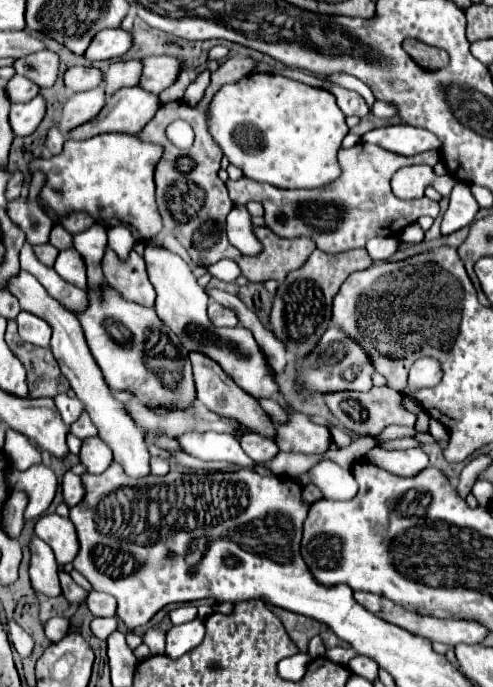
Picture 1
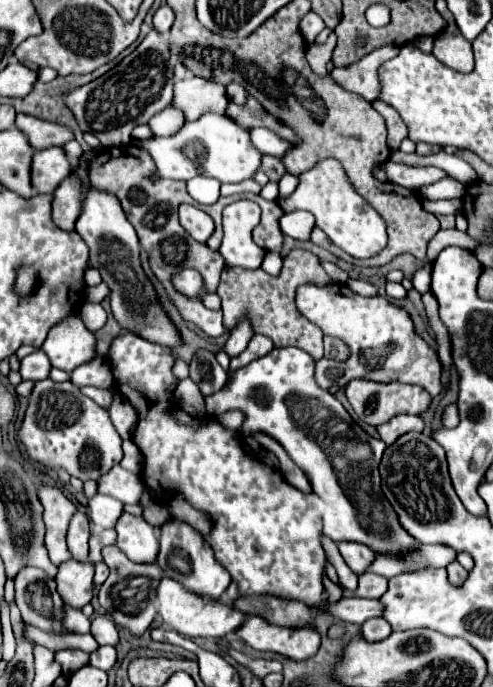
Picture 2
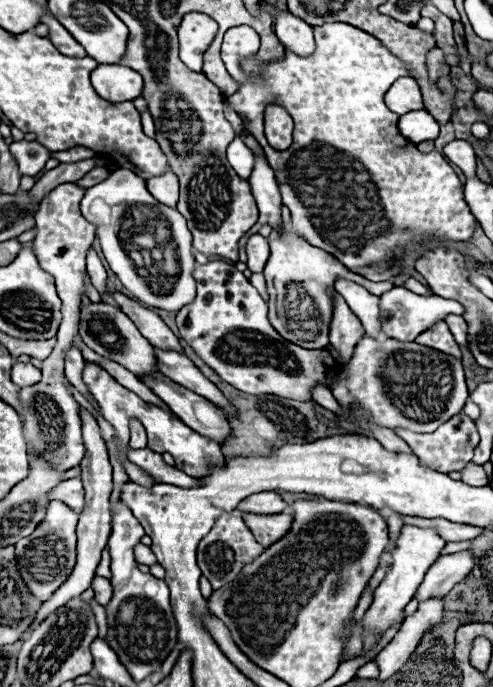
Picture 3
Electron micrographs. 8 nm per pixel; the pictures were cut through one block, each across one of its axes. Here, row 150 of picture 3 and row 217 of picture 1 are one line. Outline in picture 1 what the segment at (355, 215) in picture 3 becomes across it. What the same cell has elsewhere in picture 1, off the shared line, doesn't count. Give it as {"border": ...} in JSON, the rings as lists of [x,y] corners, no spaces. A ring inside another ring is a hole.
{"border":[[[356,144],[352,148],[342,148],[338,152],[338,162],[342,174],[326,184],[324,188],[312,190],[282,190],[270,184],[262,184],[250,178],[240,178],[238,182],[228,180],[228,192],[234,204],[246,204],[256,200],[264,206],[266,226],[282,238],[300,238],[308,236],[316,242],[316,248],[328,254],[338,254],[354,248],[364,248],[366,242],[374,236],[400,234],[406,226],[414,224],[420,216],[436,218],[440,216],[440,206],[434,200],[398,200],[392,194],[390,178],[402,166],[410,164],[436,164],[436,152],[422,152],[416,156],[400,156],[388,150],[382,150],[374,144]],[[280,216],[284,222],[280,224]]]}

